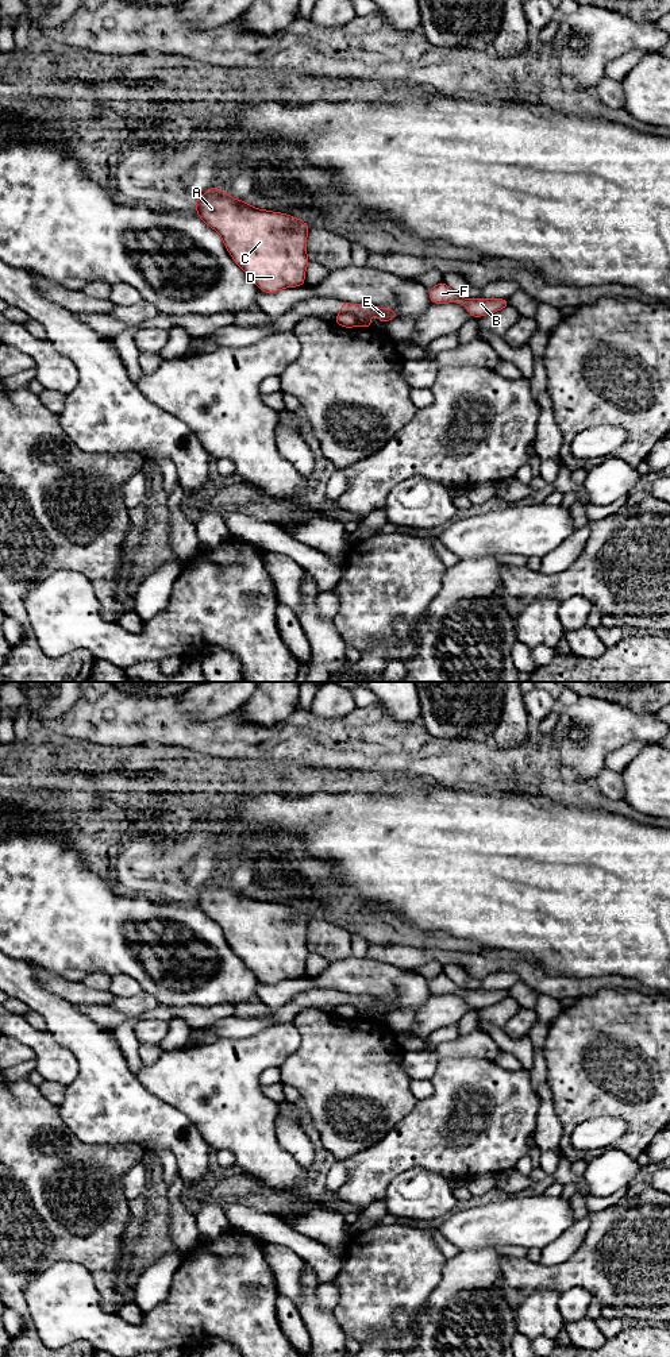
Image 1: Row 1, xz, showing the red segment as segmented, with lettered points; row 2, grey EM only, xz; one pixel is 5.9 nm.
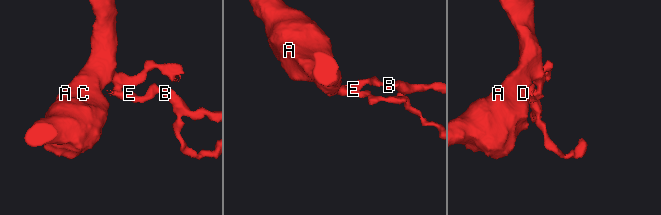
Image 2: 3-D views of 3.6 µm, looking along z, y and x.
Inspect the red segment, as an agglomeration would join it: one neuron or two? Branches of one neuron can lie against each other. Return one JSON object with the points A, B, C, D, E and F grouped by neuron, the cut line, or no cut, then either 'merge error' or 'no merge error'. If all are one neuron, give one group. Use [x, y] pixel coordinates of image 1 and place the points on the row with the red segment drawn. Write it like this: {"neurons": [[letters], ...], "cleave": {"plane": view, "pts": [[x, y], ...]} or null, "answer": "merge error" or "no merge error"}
{"neurons": [["A", "C", "D"], ["B", "E", "F"]], "cleave": {"plane": "xz", "pts": [[341, 312], [353, 315], [358, 326]]}, "answer": "merge error"}

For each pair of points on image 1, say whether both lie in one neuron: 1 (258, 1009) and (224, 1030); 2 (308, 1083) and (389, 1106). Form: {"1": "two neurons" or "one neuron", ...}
{"1": "two neurons", "2": "one neuron"}

